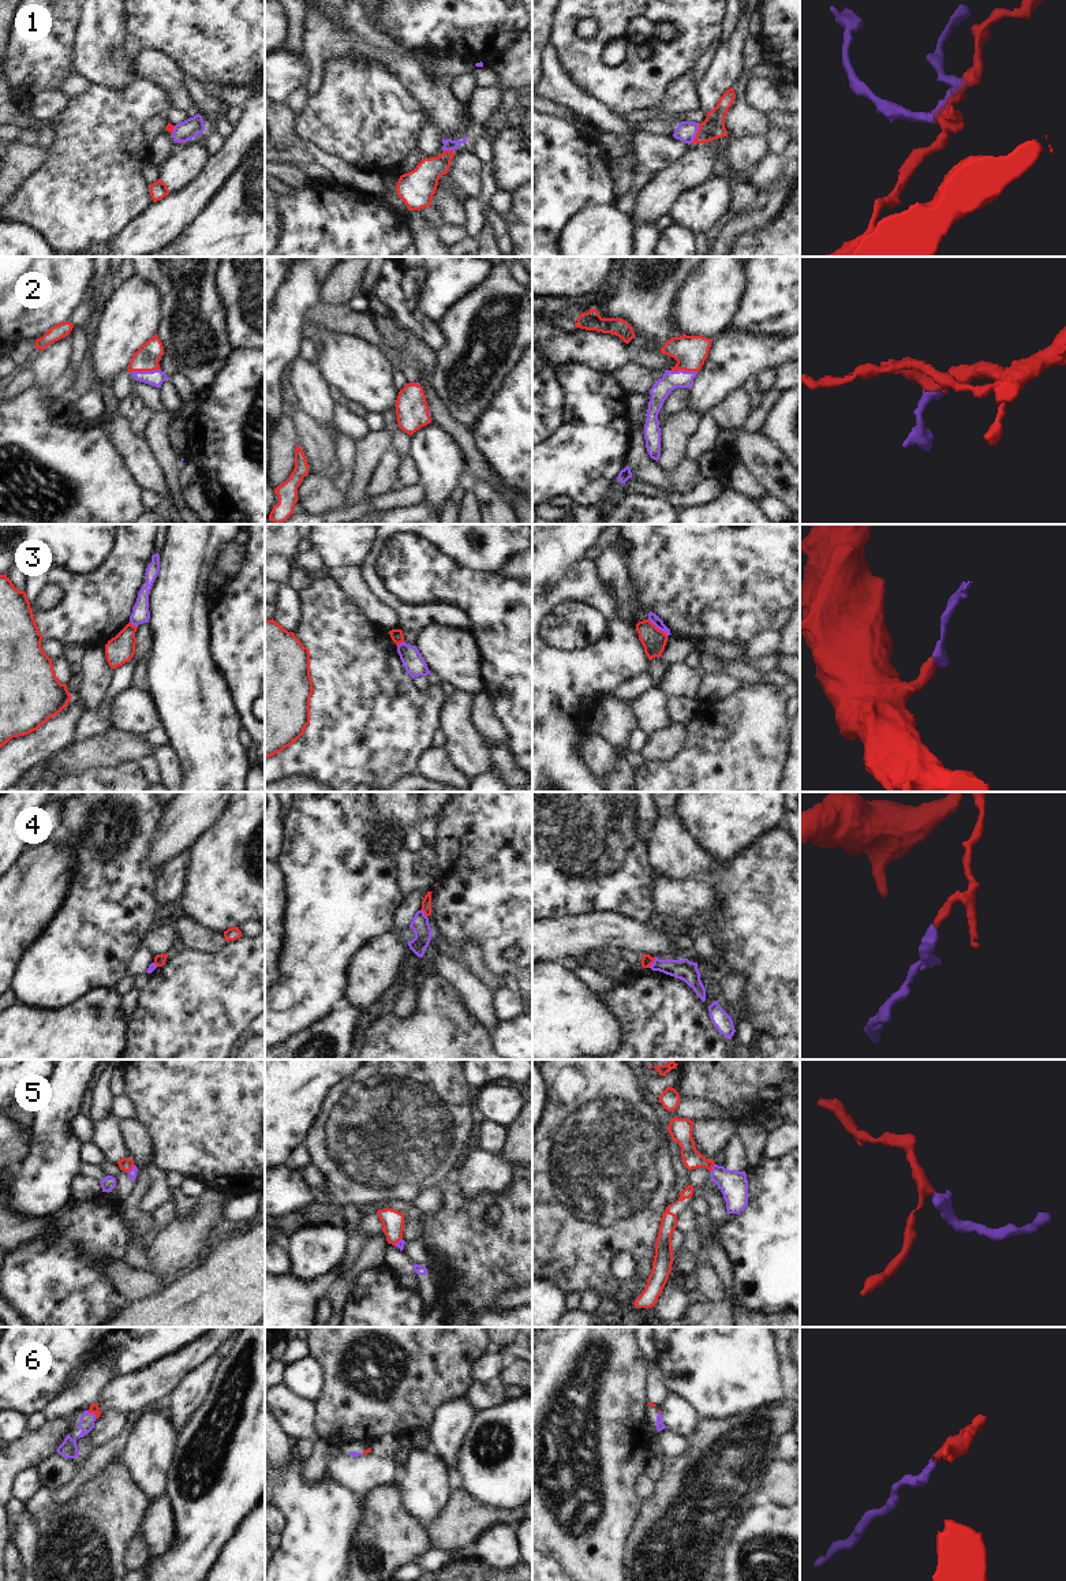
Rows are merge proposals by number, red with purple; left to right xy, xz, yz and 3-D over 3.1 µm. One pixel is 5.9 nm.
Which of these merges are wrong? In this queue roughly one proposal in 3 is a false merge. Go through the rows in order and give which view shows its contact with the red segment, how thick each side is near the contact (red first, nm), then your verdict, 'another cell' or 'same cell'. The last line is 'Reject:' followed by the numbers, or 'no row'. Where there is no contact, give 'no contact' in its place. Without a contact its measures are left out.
1: contact in yz; calibres 140 and 120 nm; same cell
2: contact in xy; calibres 150 and 90 nm; same cell
3: contact in yz; calibres 140 and 60 nm; another cell
4: contact in yz; calibres 70 and 120 nm; another cell
5: contact in yz; calibres 110 and 170 nm; same cell
6: contact in xy; calibres 50 and 100 nm; same cell
Reject: 3, 4

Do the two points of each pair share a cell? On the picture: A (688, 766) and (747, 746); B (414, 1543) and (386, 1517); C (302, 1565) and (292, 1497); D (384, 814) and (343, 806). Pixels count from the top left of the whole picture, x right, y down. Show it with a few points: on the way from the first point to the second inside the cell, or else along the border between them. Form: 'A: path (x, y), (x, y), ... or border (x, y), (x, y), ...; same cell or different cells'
A: path (703, 766), (729, 763), (732, 761); same cell
B: path (407, 1537), (392, 1524); same cell
C: path (302, 1548), (302, 1513); same cell
D: border (370, 806), (378, 826), (378, 836), (373, 844); different cells

